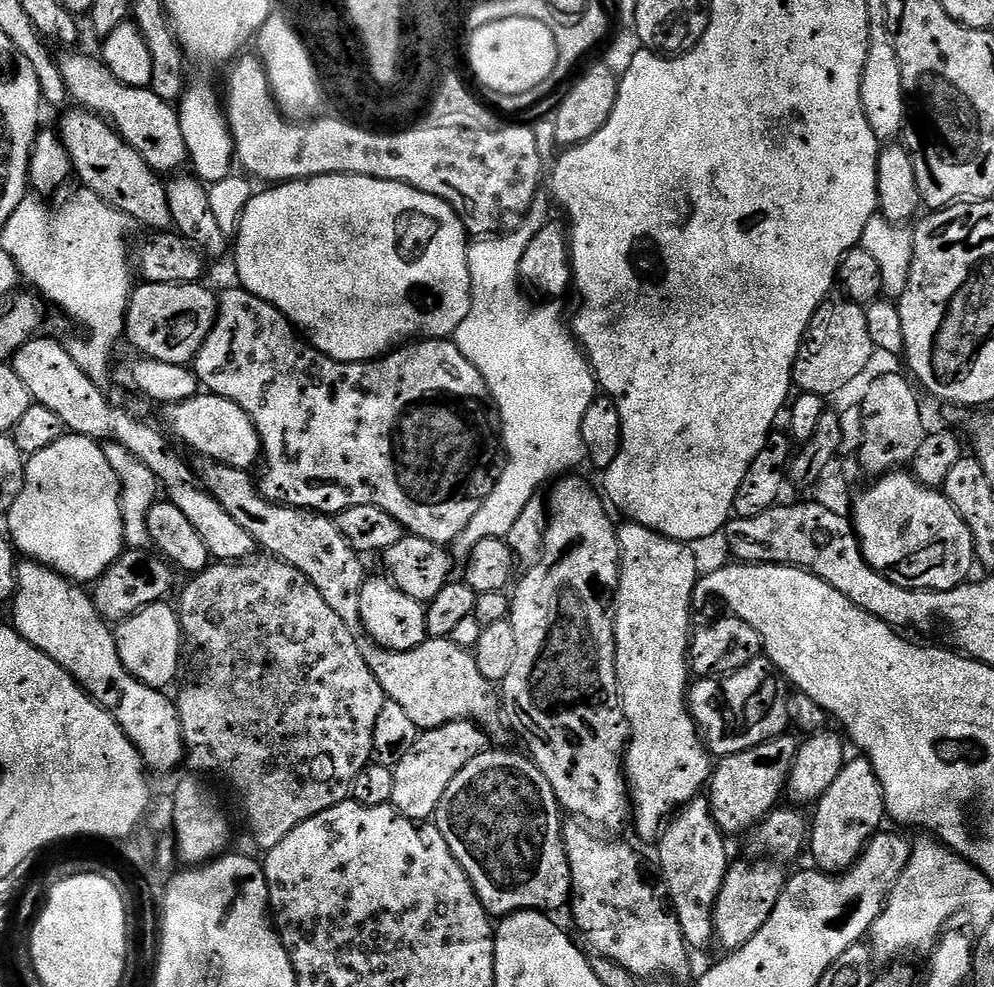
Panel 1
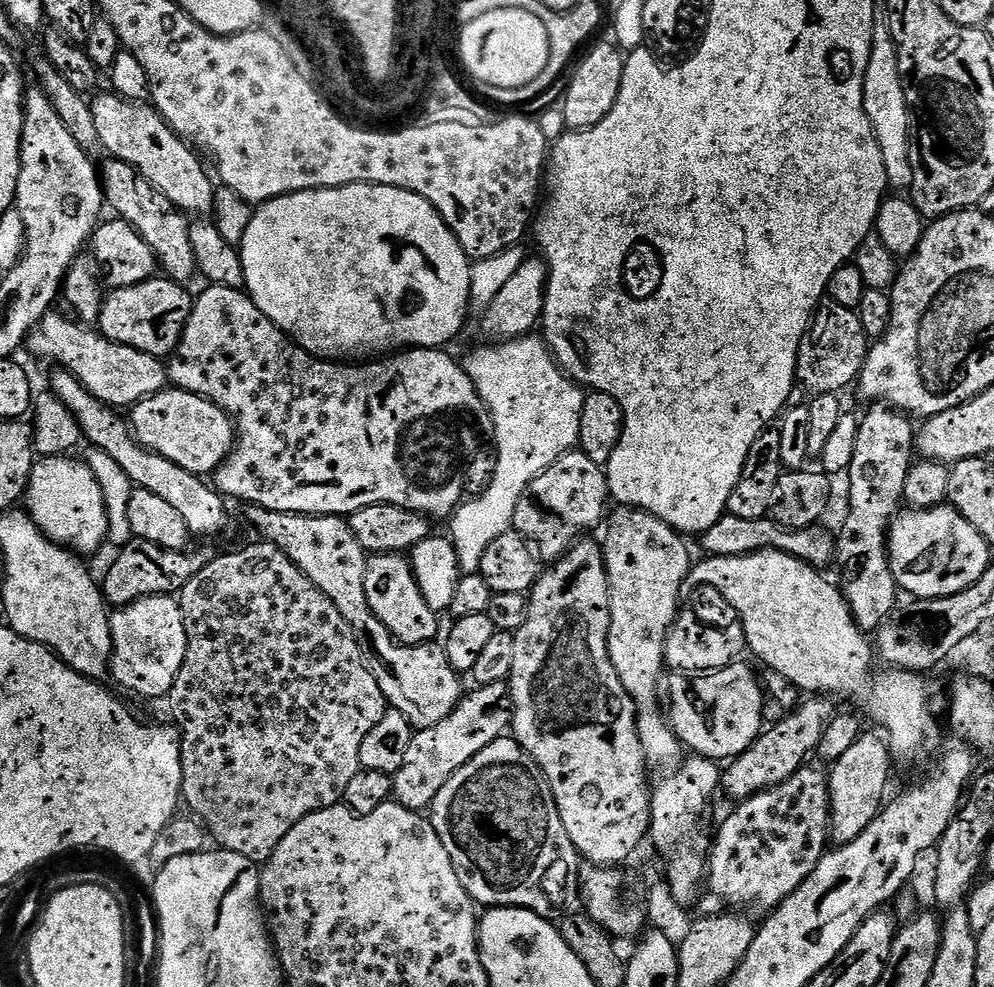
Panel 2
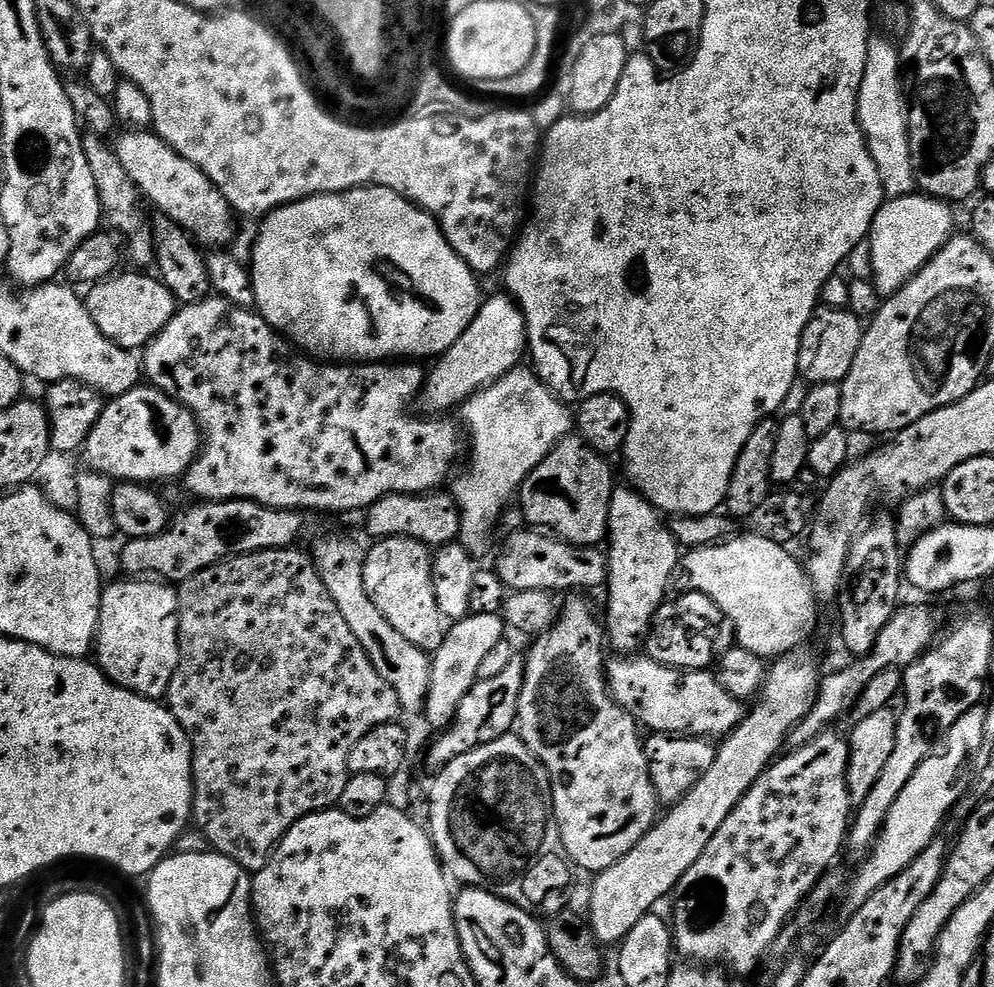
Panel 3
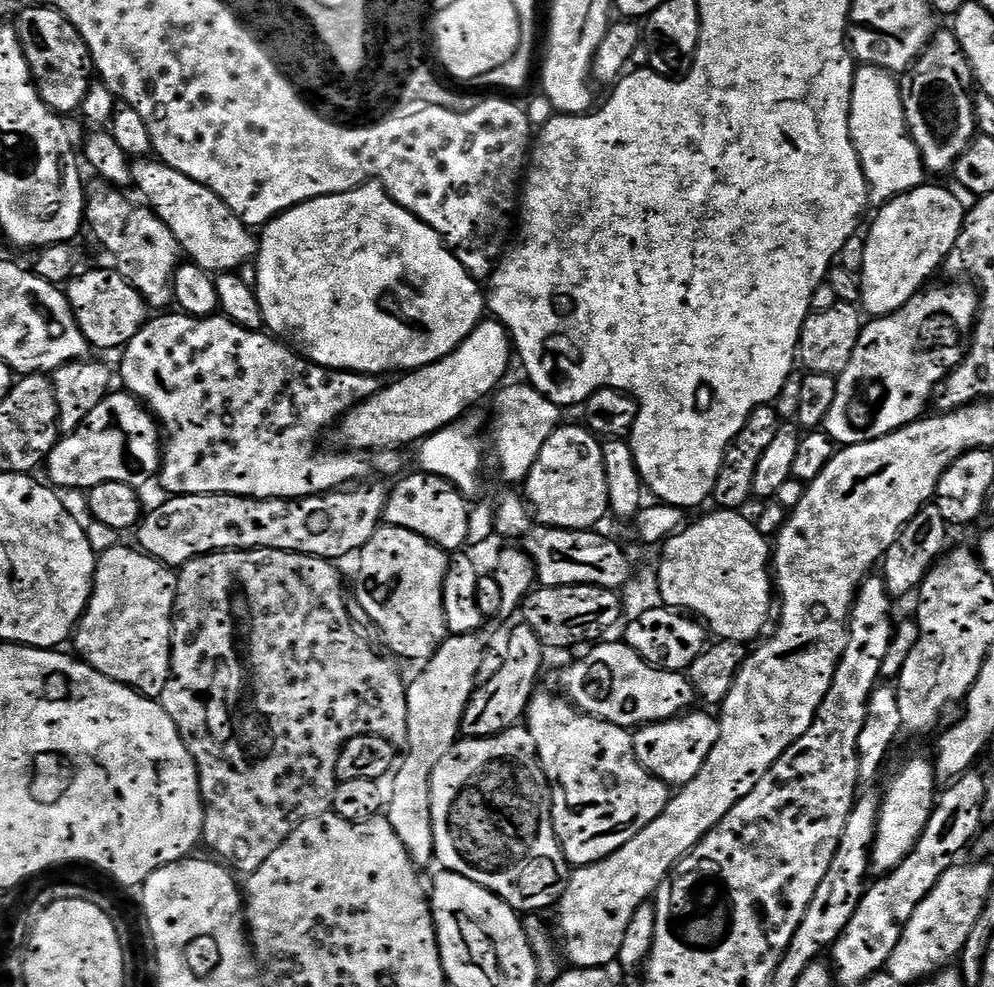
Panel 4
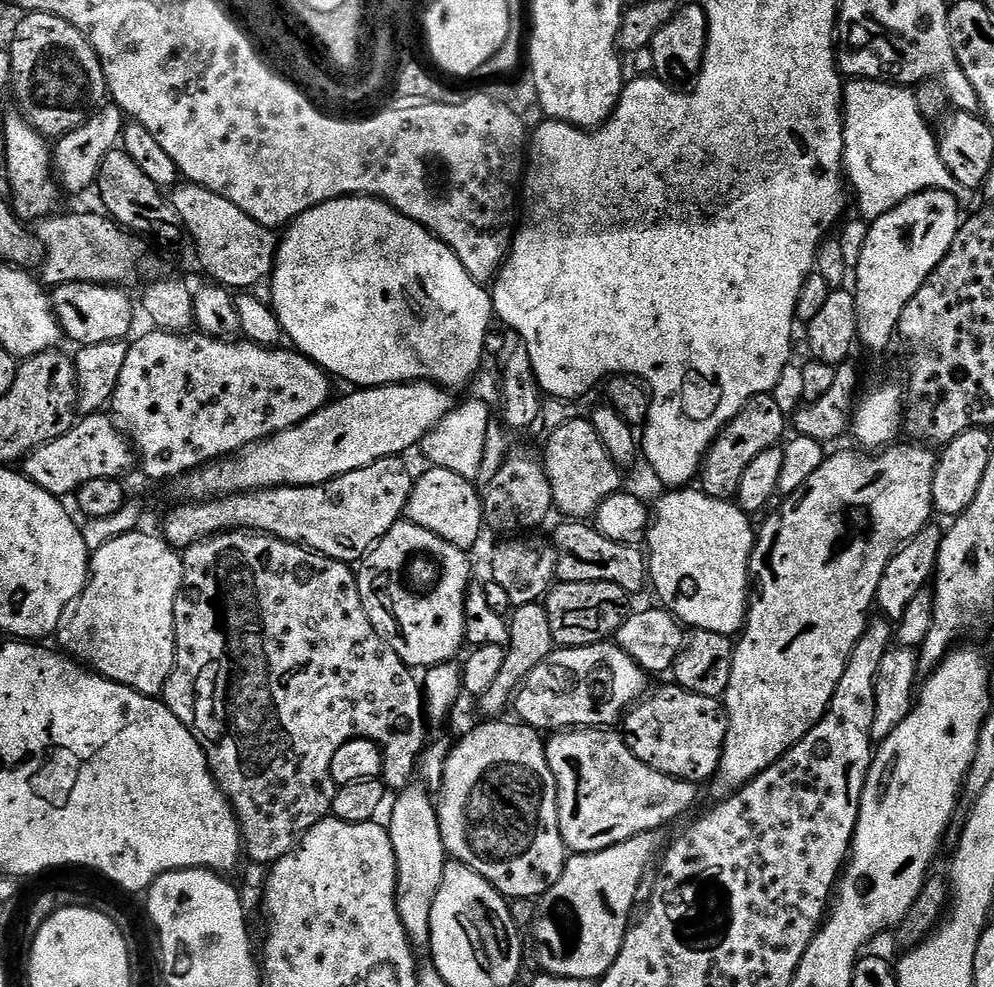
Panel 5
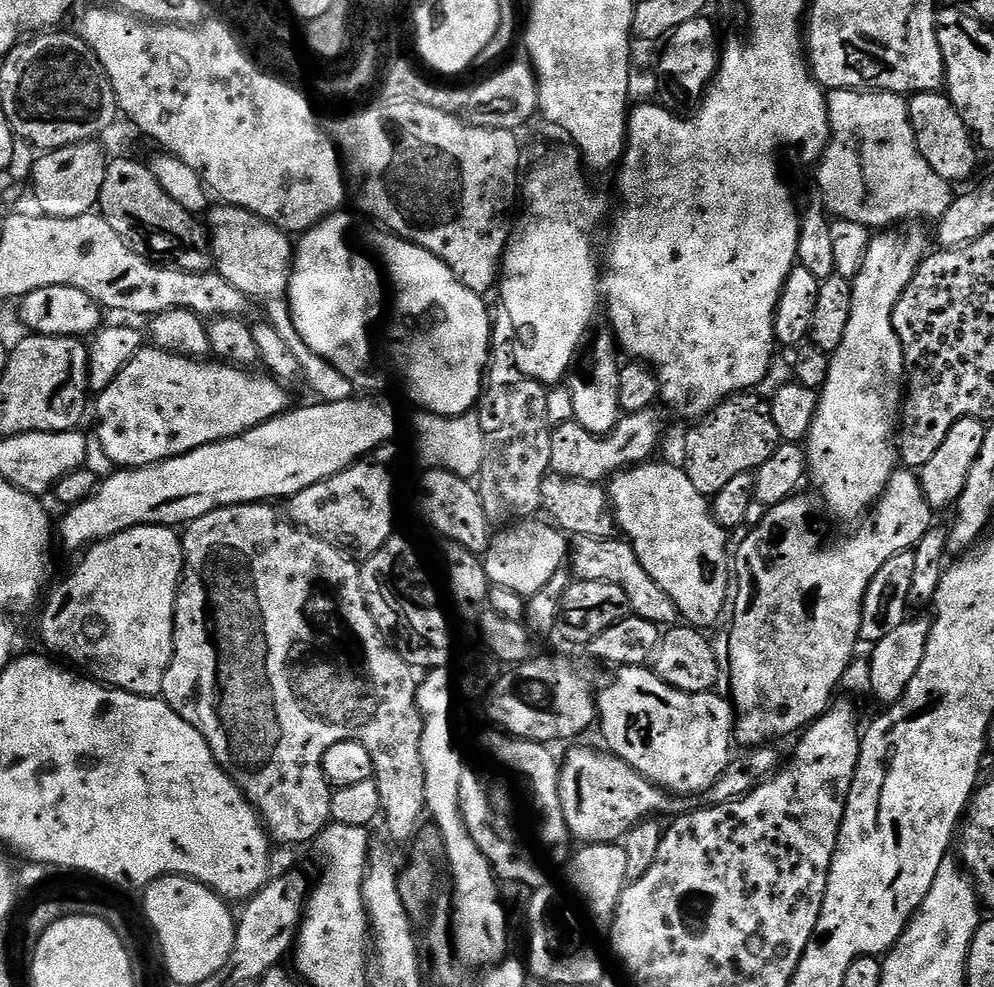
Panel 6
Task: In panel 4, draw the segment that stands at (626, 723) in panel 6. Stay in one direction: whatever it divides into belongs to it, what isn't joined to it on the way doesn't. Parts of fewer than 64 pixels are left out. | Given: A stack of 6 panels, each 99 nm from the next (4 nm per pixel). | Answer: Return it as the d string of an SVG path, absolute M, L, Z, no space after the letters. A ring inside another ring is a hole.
M689 711L674 720L663 720L661 724L646 724L635 729L632 745L638 762L642 762L645 770L657 776L663 784L682 786L690 782L690 778L702 770L706 758L710 758L714 742L718 742L719 719L713 713L711 716L708 712L696 711Z

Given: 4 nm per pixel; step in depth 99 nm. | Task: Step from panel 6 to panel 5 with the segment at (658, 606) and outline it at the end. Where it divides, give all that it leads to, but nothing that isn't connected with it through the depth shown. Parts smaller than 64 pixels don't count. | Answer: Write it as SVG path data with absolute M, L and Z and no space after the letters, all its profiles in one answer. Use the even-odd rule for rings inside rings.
M560 522L550 544L556 552L555 579L570 582L614 582L629 594L646 584L646 556L639 547L610 542L588 522Z

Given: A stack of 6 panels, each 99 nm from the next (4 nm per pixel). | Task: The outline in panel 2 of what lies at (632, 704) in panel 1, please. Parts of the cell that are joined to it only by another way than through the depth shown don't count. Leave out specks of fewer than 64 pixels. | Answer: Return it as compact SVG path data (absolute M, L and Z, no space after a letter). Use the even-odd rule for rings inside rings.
M616 506L611 509L607 517L606 528L607 524L608 533L605 534L604 540L602 539L602 547L604 569L608 572L608 589L610 590L610 634L608 635L610 662L622 686L636 703L636 729L647 763L676 766L682 759L682 745L679 738L672 732L661 705L660 708L656 705L656 695L659 692L661 695L662 677L666 672L664 638L676 620L677 611L682 604L680 587L683 586L684 580L686 584L689 579L694 560L688 557L688 548L684 545L685 537L648 512L641 512L638 508Z

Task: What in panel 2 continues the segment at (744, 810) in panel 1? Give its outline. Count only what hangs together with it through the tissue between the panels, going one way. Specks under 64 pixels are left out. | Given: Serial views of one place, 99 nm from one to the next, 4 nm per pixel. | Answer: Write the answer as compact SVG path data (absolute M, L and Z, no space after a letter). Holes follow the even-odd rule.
M813 695L805 699L787 718L765 727L756 741L723 769L723 795L733 796L733 801L736 802L747 800L749 796L763 792L766 788L786 782L786 778L793 776L799 768L805 767L807 760L804 759L819 749L822 734L832 720L834 709L831 703L833 701L827 695Z

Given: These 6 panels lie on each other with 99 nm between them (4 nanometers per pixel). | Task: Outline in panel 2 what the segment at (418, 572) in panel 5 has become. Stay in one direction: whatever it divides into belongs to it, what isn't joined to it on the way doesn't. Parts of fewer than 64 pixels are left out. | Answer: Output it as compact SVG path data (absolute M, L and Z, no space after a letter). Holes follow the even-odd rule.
M376 554L366 566L366 602L370 610L401 644L431 644L440 632L438 613L430 610L412 573L411 563L400 554Z

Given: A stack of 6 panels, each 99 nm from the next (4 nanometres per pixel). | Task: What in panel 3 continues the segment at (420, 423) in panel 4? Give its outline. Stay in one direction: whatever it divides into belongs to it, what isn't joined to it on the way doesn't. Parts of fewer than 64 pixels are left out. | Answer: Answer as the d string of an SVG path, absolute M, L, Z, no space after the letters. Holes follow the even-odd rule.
M507 294L492 296L481 303L478 314L470 326L446 350L443 356L427 373L424 387L418 397L418 404L425 408L428 414L448 414L451 408L459 409L464 401L476 395L482 388L487 388L507 372L513 372L521 367L528 346L528 327L519 304Z

